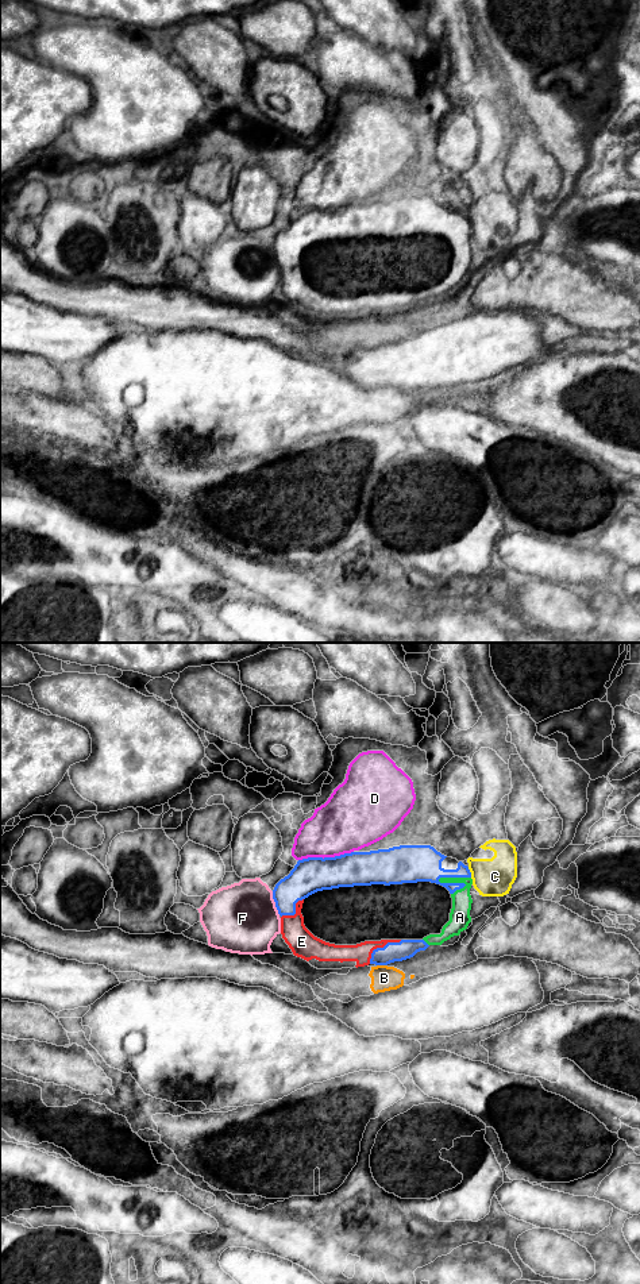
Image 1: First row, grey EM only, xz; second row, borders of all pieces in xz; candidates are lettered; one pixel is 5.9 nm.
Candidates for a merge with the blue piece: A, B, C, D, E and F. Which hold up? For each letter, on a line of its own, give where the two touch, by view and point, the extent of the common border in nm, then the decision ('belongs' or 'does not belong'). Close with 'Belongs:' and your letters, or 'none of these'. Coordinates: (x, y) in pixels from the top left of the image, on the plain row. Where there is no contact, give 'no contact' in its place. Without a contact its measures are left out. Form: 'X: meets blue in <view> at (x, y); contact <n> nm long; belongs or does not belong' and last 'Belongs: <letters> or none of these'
A: meets blue in xz at (454, 228); contact 200 nm long; belongs
B: meets blue in xz at (382, 316); contact 60 nm long; does not belong
C: meets blue in xz at (470, 224); contact 70 nm long; does not belong
D: meets blue in xz at (326, 209); contact 340 nm long; does not belong
E: meets blue in xz at (381, 300); contact 240 nm long; belongs
F: meets blue in xz at (276, 255); contact 150 nm long; does not belong
Belongs: A, E

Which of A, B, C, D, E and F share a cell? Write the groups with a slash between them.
A E / B / C / D / F

